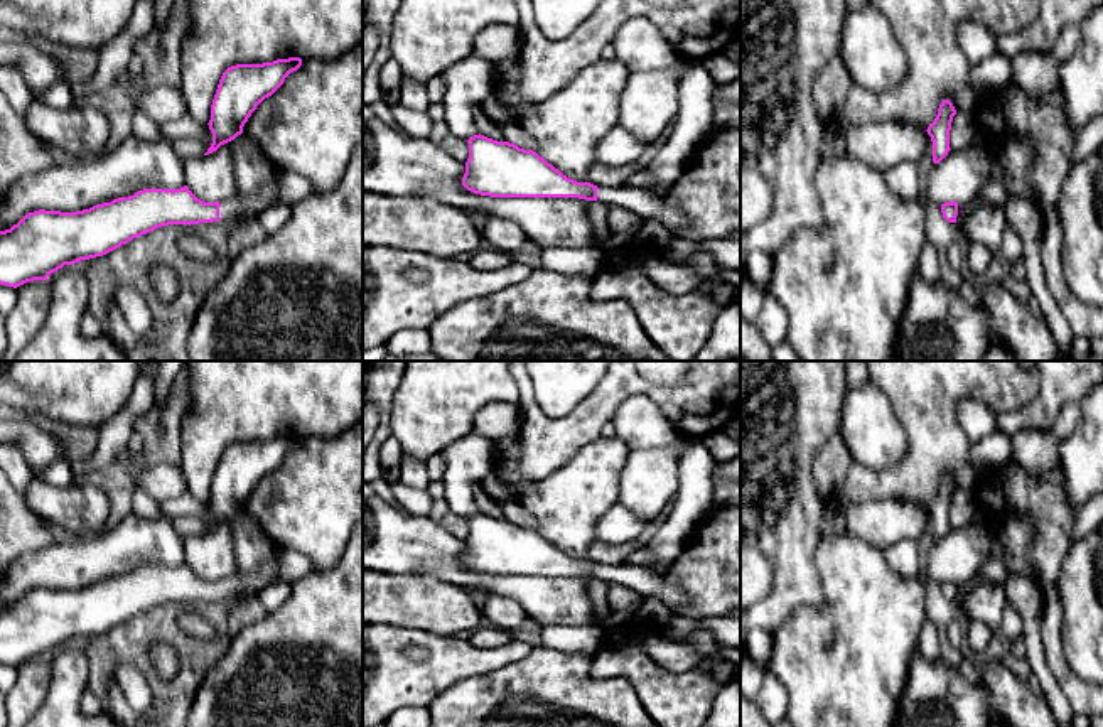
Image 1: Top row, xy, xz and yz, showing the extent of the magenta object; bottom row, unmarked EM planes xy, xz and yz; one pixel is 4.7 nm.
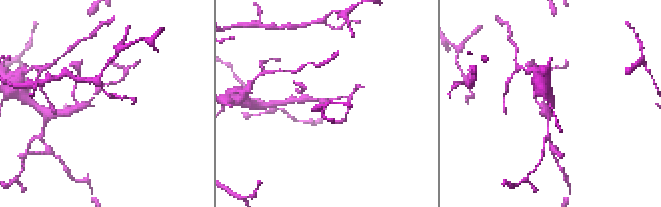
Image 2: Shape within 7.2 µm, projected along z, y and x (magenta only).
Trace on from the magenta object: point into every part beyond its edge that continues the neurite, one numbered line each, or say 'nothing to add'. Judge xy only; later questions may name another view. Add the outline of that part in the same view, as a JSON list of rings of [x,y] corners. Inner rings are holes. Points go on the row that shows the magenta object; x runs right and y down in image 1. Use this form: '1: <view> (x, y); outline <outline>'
1: xy (236, 208); outline [[[275,174],[255,196],[233,196],[219,201],[219,221],[239,223],[243,219],[256,219],[265,209],[277,202],[280,202],[280,189]]]

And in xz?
1: xz (640, 201); outline [[[597,186],[597,201],[607,206],[621,206],[644,221],[658,219],[671,229],[681,229],[688,224],[686,216],[680,209],[670,206],[664,197],[651,196],[648,189]]]

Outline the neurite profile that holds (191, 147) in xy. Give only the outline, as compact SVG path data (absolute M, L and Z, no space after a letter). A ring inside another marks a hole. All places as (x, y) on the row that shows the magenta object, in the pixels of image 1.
M209 125L204 127L202 133L199 137L187 137L170 142L175 153L184 159L196 159L207 152L207 148L213 143L213 133L209 130Z

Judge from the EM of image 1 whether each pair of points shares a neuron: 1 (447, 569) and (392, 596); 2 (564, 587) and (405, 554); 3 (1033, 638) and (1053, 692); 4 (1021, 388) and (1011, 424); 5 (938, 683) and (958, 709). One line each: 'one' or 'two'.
1: two
2: one
3: one
4: two
5: one

